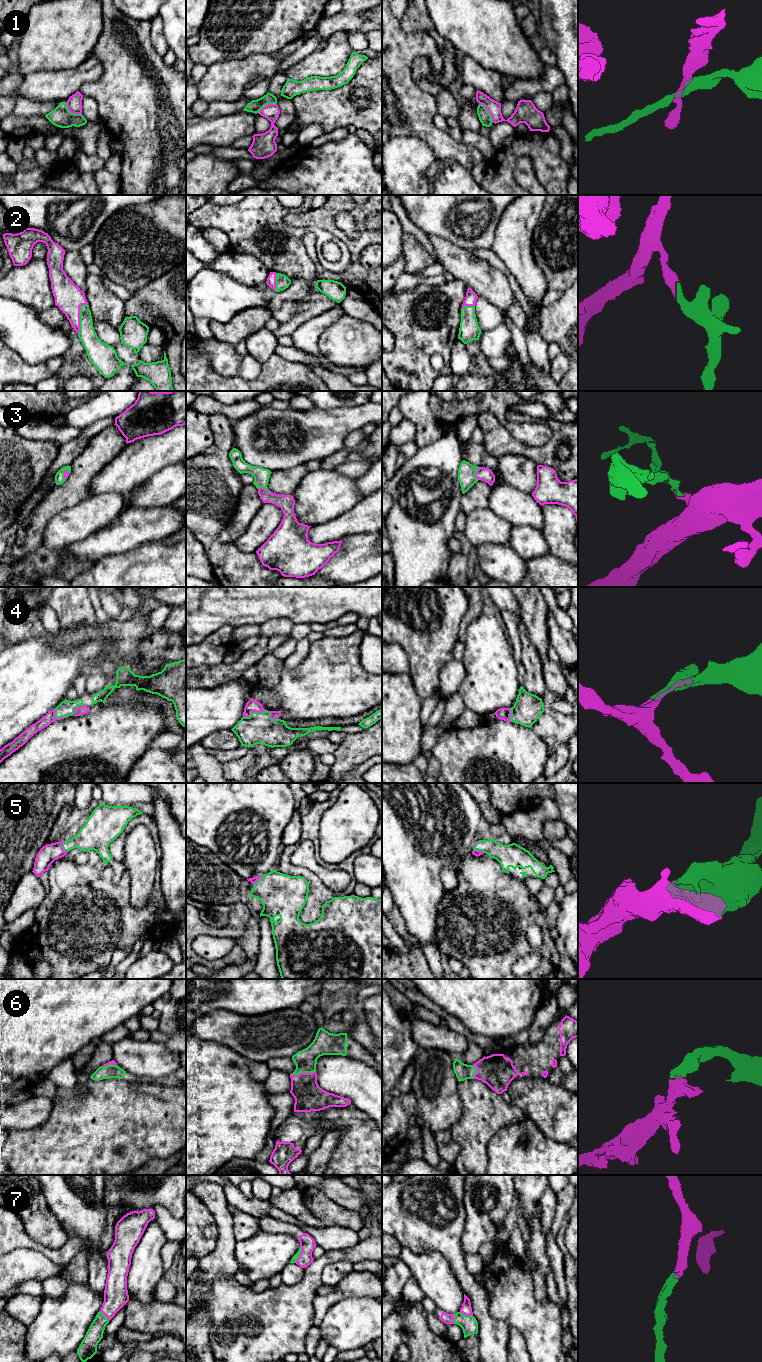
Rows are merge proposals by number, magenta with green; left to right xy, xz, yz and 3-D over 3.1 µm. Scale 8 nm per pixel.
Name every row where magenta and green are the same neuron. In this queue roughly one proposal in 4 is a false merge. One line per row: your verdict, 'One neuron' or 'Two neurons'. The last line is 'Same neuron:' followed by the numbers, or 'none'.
1: Two neurons
2: One neuron
3: One neuron
4: One neuron
5: One neuron
6: One neuron
7: One neuron
Same neuron: 2, 3, 4, 5, 6, 7

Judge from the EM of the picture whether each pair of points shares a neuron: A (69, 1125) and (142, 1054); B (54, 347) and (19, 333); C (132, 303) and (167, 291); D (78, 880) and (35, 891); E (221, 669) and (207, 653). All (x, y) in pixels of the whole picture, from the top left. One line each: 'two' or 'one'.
A: two
B: one
C: one
D: two
E: two

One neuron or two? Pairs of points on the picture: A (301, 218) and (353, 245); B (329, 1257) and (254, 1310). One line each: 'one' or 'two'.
A: one
B: one

